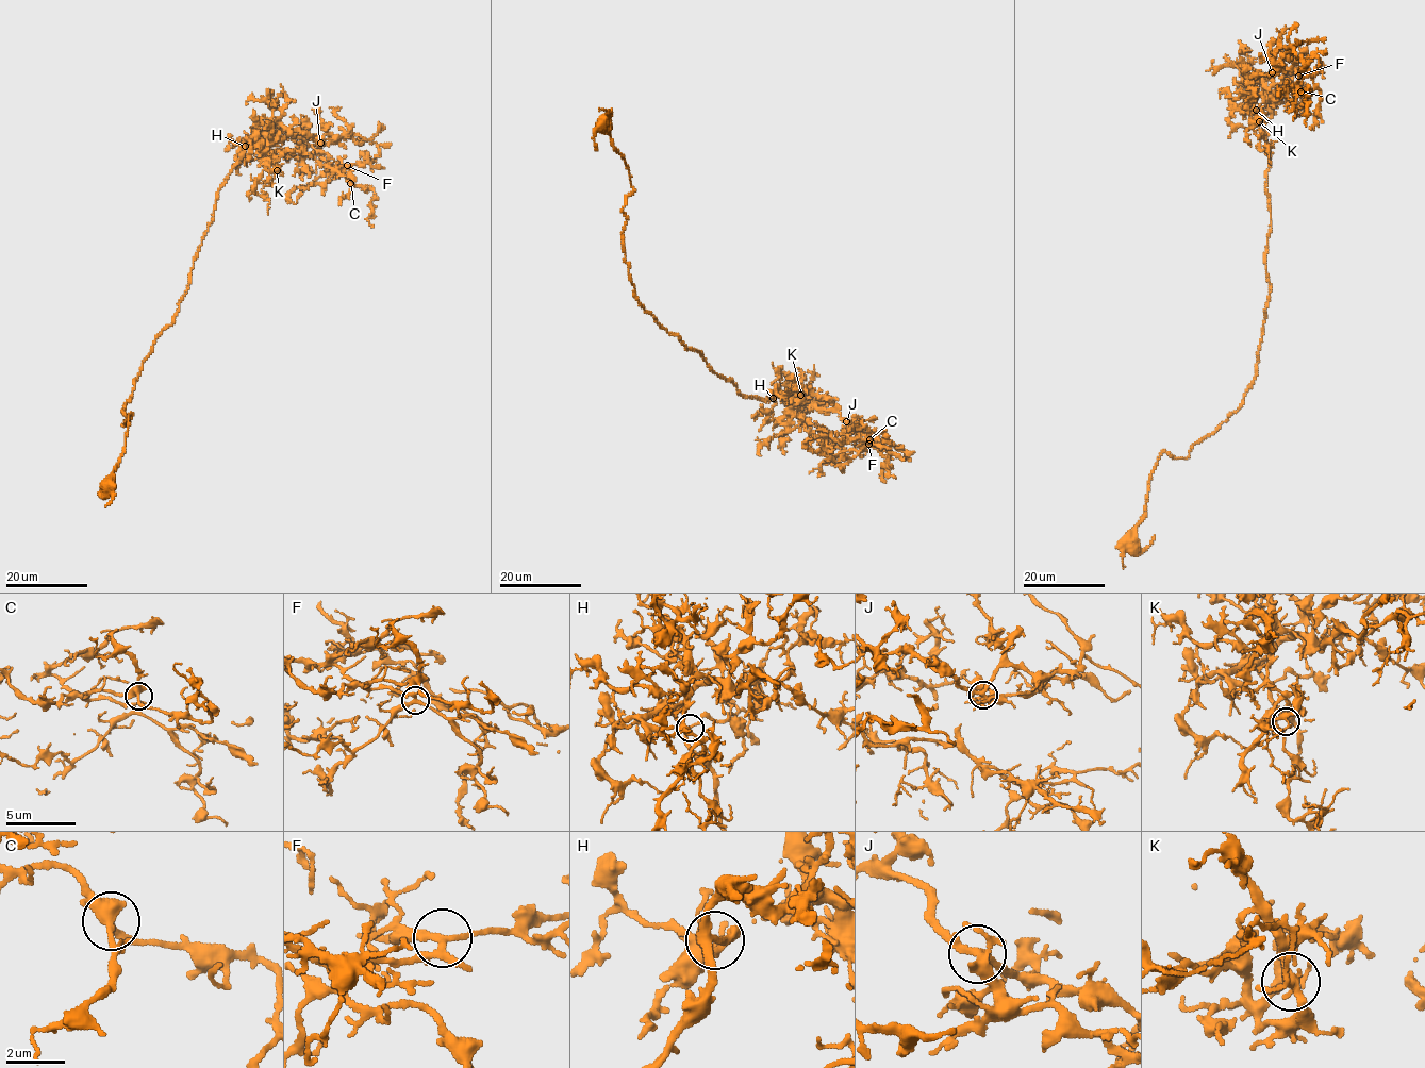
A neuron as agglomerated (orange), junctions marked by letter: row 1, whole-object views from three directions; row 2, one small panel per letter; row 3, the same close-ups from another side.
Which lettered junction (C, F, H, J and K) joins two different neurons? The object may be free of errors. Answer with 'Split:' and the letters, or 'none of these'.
Split: none of these

